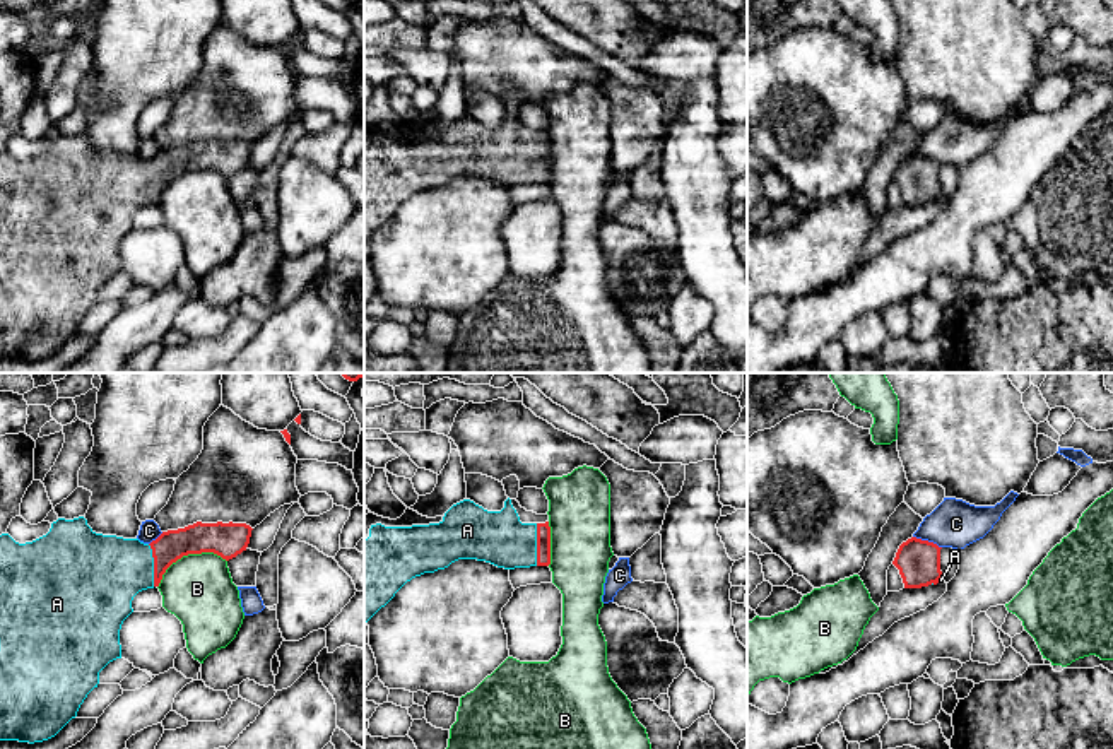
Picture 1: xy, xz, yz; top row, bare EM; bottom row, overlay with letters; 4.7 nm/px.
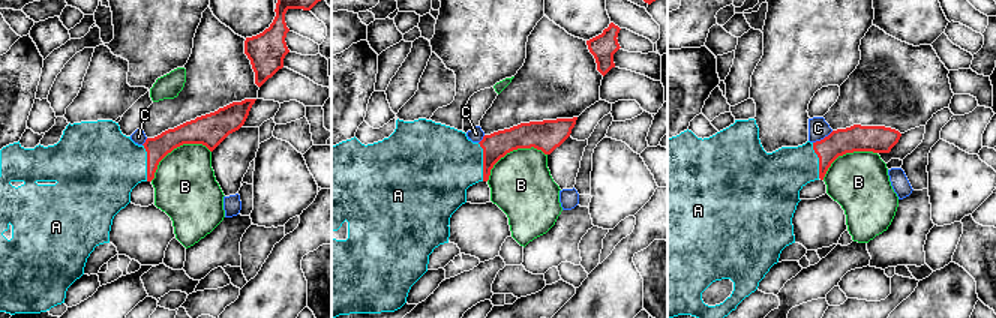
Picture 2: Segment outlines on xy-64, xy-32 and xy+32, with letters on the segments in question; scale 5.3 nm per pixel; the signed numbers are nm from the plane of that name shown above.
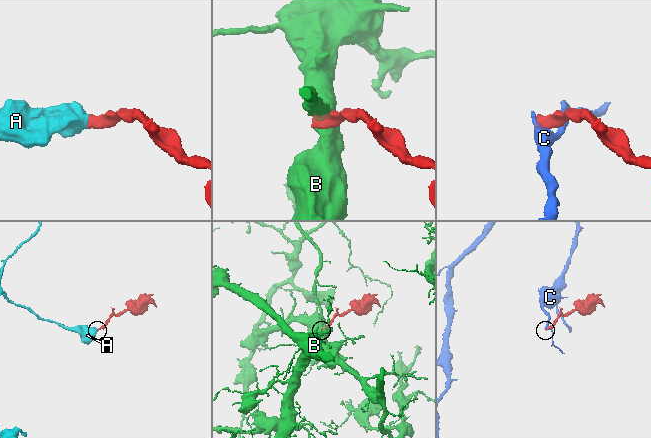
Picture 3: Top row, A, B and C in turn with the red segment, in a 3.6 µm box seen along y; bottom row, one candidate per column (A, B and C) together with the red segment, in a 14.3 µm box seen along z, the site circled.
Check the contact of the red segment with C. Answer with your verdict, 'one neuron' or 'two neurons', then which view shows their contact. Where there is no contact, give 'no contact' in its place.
two neurons | yz

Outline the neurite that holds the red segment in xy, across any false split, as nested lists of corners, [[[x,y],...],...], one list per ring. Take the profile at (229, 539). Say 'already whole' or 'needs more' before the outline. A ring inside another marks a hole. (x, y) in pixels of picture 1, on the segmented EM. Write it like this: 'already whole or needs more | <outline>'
needs more | [[[84,516],[51,523],[46,535],[19,544],[0,535],[0,740],[43,742],[55,737],[87,694],[97,687],[99,672],[121,658],[120,629],[133,612],[133,597],[159,587],[166,569],[188,554],[214,552],[229,561],[246,551],[251,537],[246,523],[202,523],[162,532],[150,544],[138,539],[96,534]]]

